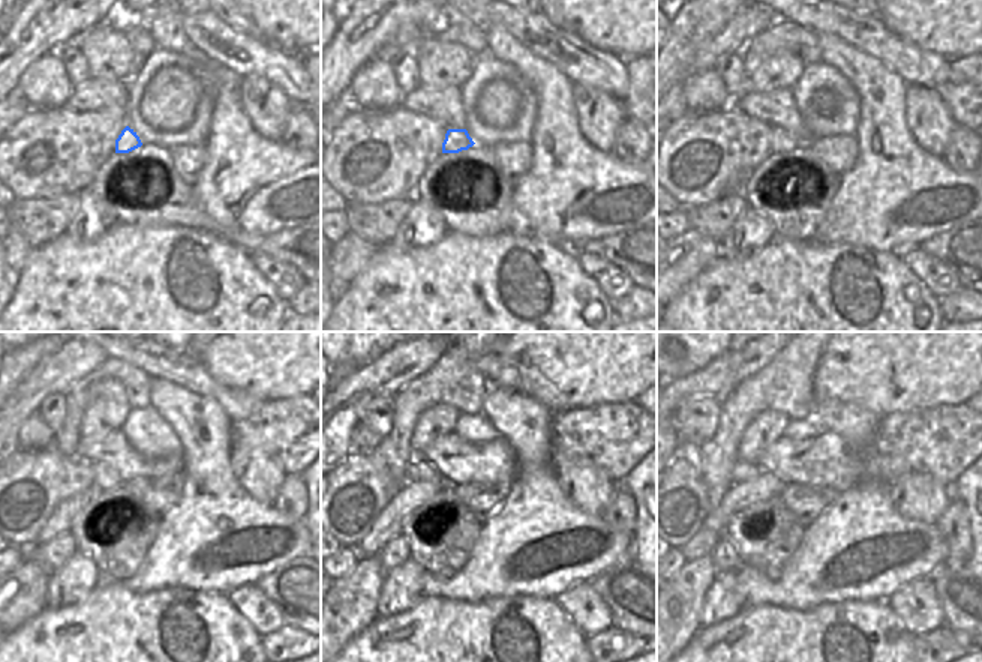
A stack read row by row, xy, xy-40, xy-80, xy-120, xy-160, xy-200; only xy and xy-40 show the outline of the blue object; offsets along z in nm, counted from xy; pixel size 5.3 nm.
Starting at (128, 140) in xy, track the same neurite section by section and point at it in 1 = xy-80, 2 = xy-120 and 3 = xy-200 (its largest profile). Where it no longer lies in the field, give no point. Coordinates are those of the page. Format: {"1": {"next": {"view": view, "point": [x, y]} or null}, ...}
{"1": {"next": {"view": "xy-80", "point": [783, 141]}}, "2": {"next": {"view": "xy-120", "point": [105, 478]}}, "3": {"next": {"view": "xy-200", "point": [741, 472]}}}

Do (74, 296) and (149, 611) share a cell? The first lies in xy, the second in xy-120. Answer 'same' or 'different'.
same

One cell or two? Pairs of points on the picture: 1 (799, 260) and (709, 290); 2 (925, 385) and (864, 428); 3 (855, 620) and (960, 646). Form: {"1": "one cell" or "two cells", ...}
{"1": "one cell", "2": "two cells", "3": "two cells"}

